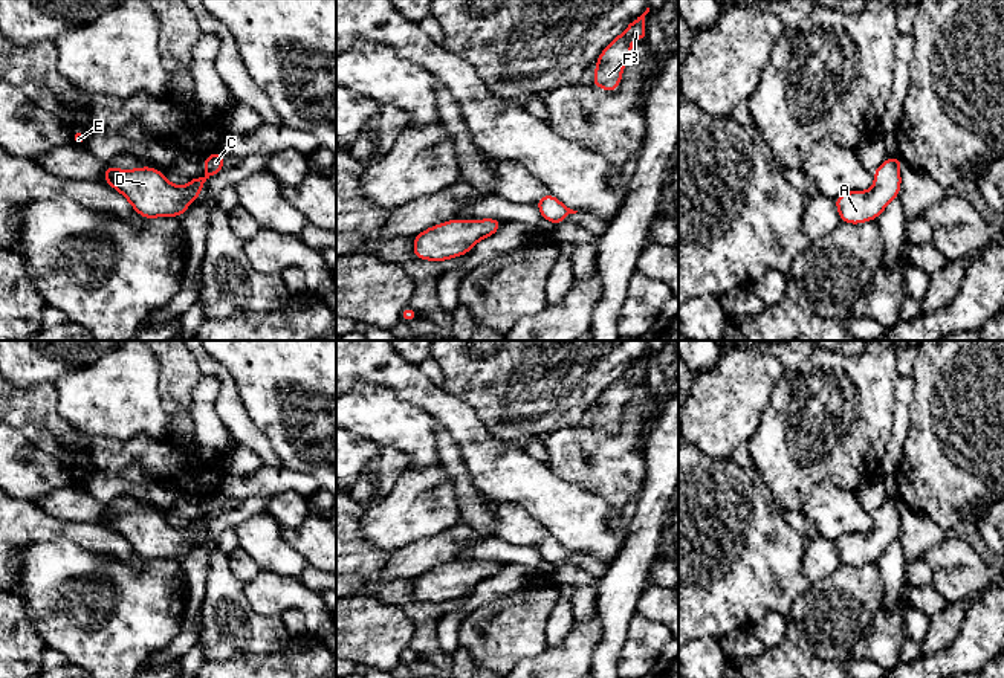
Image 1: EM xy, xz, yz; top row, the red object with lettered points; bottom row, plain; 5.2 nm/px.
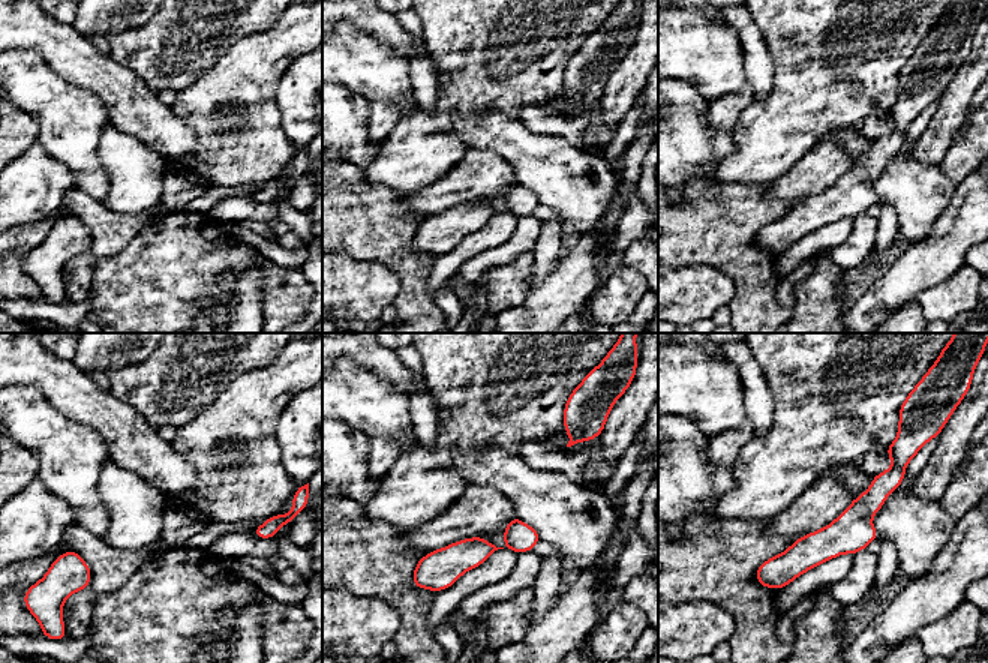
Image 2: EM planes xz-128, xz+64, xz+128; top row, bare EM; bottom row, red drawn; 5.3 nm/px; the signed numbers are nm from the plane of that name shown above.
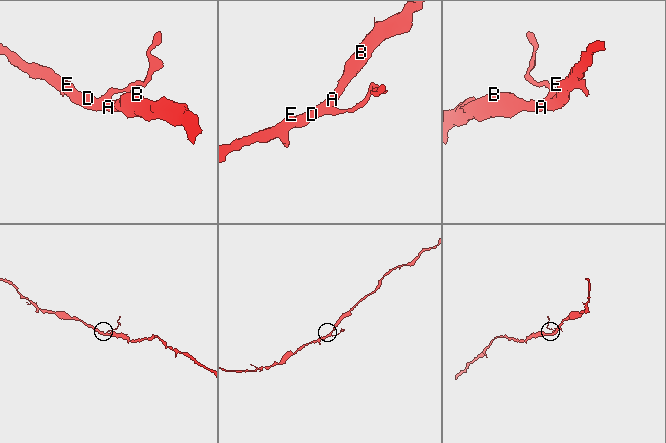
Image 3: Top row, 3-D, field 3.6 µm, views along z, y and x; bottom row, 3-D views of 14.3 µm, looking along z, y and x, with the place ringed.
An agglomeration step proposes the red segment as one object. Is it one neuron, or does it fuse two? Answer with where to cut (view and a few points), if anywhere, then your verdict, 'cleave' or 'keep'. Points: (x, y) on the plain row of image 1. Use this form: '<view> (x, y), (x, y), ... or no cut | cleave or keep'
no cut | keep

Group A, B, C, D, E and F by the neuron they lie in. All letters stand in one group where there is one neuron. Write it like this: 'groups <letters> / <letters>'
groups A B C D E F

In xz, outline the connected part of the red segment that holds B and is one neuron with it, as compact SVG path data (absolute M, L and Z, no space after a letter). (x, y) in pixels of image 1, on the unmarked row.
M649 350L633 362L628 370L602 392L596 402L596 414L591 421L593 428L608 434L616 434L619 431L623 409L633 399L631 383L648 382L645 373L645 357L648 354Z

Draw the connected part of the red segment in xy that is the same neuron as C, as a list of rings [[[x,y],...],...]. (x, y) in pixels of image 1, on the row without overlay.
[[[217,493],[203,501],[205,519],[193,519],[186,528],[177,528],[151,508],[116,512],[105,507],[105,525],[121,534],[144,560],[180,559],[189,545],[196,545],[205,524],[223,512],[226,496]]]

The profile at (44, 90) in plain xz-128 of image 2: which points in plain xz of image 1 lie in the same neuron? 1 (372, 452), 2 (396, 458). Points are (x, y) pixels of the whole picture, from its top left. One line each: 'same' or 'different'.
1: different
2: different

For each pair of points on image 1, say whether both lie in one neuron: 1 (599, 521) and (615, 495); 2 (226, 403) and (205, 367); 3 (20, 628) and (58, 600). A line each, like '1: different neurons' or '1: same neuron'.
1: different neurons
2: same neuron
3: different neurons

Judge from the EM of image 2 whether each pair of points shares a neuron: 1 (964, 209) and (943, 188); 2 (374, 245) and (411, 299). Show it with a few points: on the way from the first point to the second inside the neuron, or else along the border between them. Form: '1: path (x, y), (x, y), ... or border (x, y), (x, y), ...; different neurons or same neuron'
1: border (957, 185), (951, 203), (933, 225); different neurons
2: path (389, 252), (411, 275), (411, 284); same neuron

